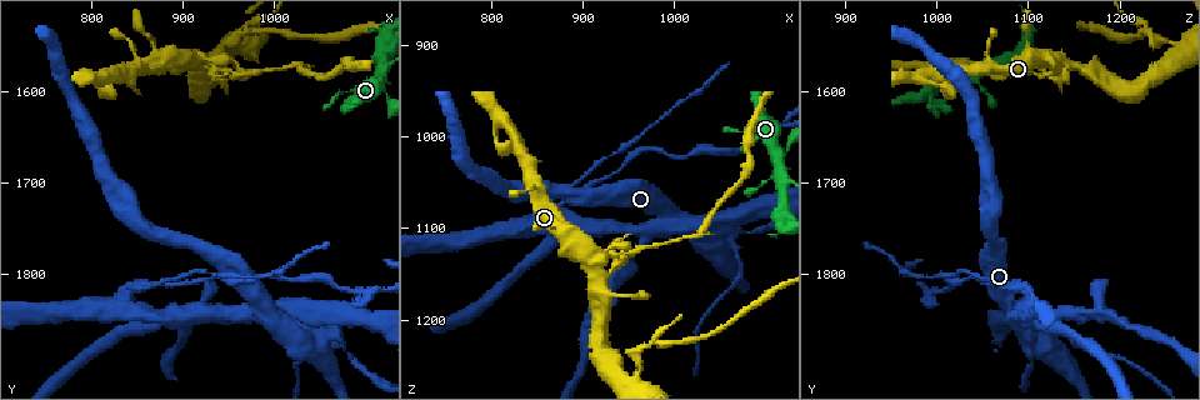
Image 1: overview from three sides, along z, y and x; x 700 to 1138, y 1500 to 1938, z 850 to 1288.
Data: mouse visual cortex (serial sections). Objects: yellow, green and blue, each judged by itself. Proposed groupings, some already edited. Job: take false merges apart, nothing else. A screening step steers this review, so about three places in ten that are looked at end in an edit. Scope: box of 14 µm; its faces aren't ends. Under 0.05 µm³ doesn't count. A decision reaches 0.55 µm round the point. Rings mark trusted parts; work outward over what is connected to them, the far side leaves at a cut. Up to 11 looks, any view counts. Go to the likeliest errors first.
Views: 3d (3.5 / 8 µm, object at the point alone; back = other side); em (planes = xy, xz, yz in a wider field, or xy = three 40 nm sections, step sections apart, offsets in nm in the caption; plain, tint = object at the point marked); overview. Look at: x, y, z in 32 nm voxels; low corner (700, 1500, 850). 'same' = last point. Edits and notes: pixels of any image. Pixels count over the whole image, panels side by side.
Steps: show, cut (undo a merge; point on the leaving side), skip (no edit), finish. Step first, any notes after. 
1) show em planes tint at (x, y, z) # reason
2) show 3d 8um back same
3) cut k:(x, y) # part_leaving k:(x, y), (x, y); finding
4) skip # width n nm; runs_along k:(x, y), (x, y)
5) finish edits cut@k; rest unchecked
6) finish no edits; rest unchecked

show 3d 3.5um at (1115, 1585, 1040) # three-way junction

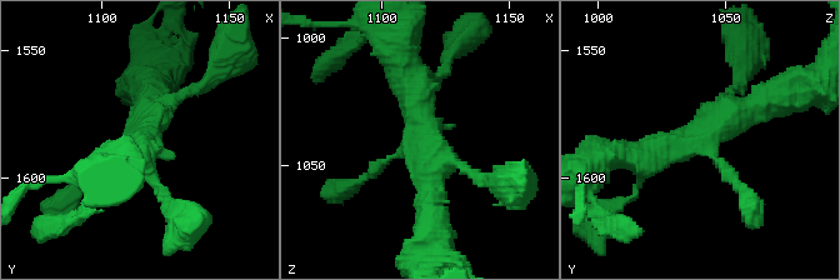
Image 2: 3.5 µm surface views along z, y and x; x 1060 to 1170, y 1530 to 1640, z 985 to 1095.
show em xy step 3 tint at (1117, 1582, 1041)

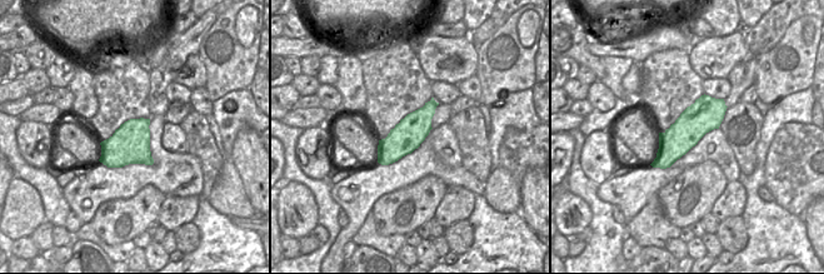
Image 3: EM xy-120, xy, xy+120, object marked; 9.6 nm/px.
skip # continuous, no second cell

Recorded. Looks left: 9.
show 3d 3.5um back at (1035, 1865, 1110) # sharp bend

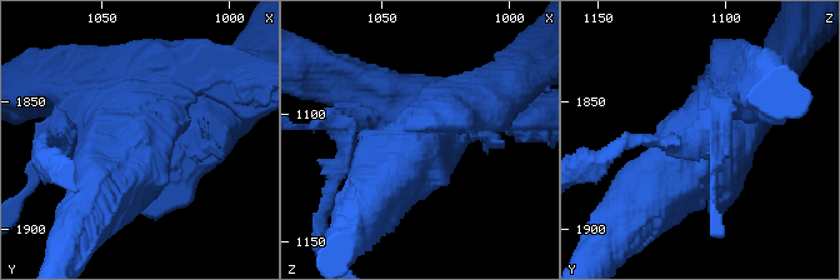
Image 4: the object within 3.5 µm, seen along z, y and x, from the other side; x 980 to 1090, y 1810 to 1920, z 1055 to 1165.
cut 4:(50, 146) # part_leaving 4:(139, 109), (158, 71), (224, 64); a second cell is stuck on

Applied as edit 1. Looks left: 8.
show 3d 3.5um at (915, 1570, 1130) # looks like a crossing

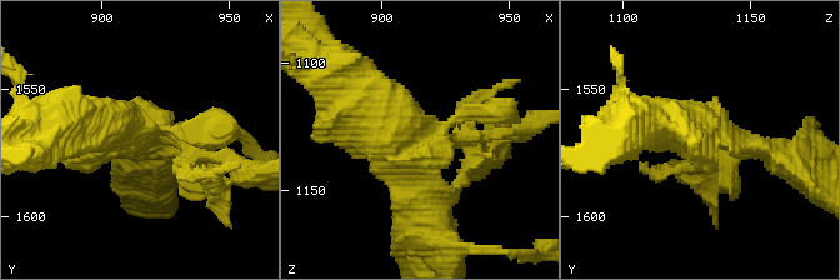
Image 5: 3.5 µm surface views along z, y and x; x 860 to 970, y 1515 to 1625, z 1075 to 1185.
show em xy step 5 tint at (914, 1567, 1132) # need the tissue

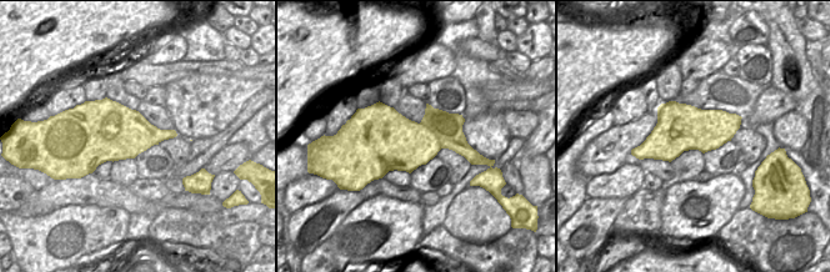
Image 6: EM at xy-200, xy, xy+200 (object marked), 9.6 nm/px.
show em xy step 1 tint same

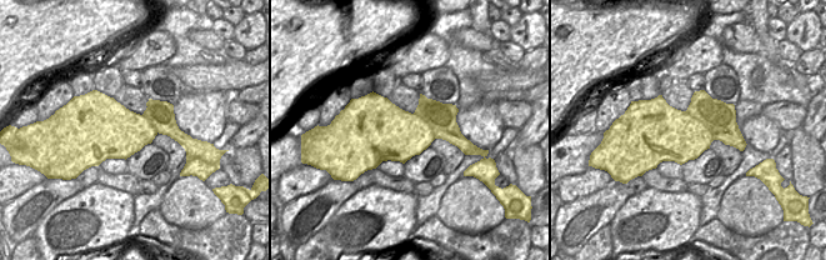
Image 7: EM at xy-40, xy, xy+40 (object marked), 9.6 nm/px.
cut 5:(670, 168) # border 7:(696, 100), (715, 139); two cells meet here

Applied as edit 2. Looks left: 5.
show overview

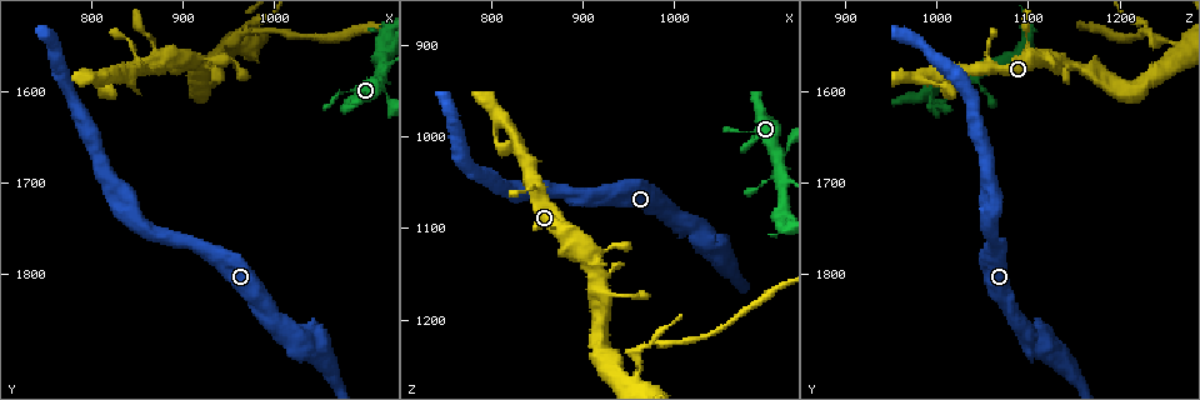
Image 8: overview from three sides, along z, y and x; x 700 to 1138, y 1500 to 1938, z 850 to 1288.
show 3d 3.5um at (980, 1535, 1225) # sharp bend

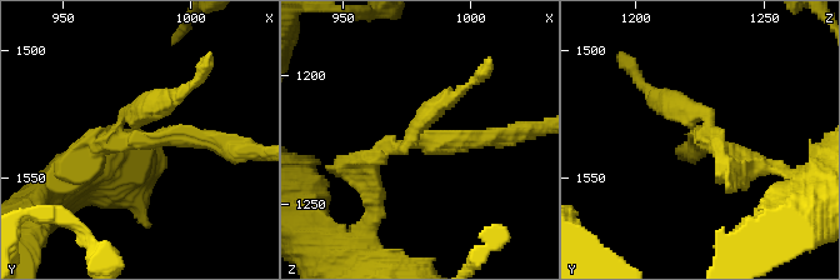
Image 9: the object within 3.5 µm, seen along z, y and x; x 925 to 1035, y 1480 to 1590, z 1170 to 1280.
show em xy step 5 tint at (978, 1536, 1226)

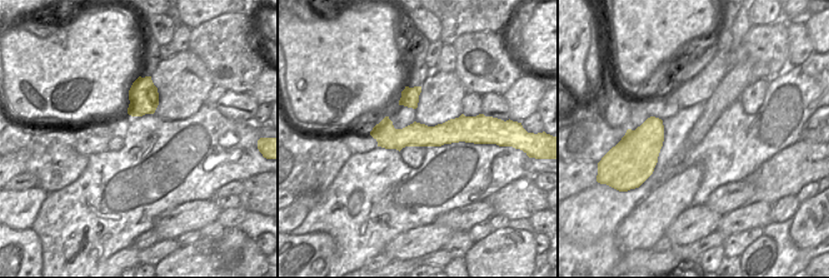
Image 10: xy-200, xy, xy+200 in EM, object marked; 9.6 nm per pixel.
cut 9:(428, 134) # arm_widths 250, 250, 300 nm; part_leaving 9:(384, 150), (504, 135); two cells meet here

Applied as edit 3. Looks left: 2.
show em xy step 3 tint at (865, 1540, 1100) # a narrow waist

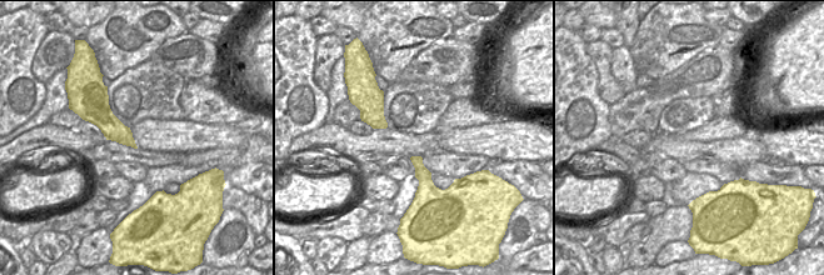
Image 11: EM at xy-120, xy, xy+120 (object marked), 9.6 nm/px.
show 3d 3.5um same # wider look

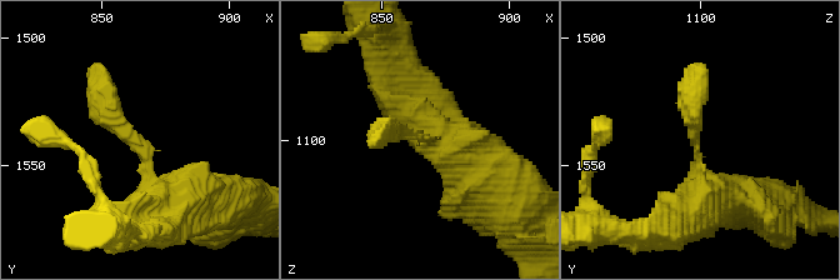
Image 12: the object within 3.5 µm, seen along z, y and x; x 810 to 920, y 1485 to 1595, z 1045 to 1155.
skip # runs_along 12:(698, 211), (698, 74); one cell here

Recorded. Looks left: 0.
finish edits cut@4, cut@5, cut@9; rest unchecked

